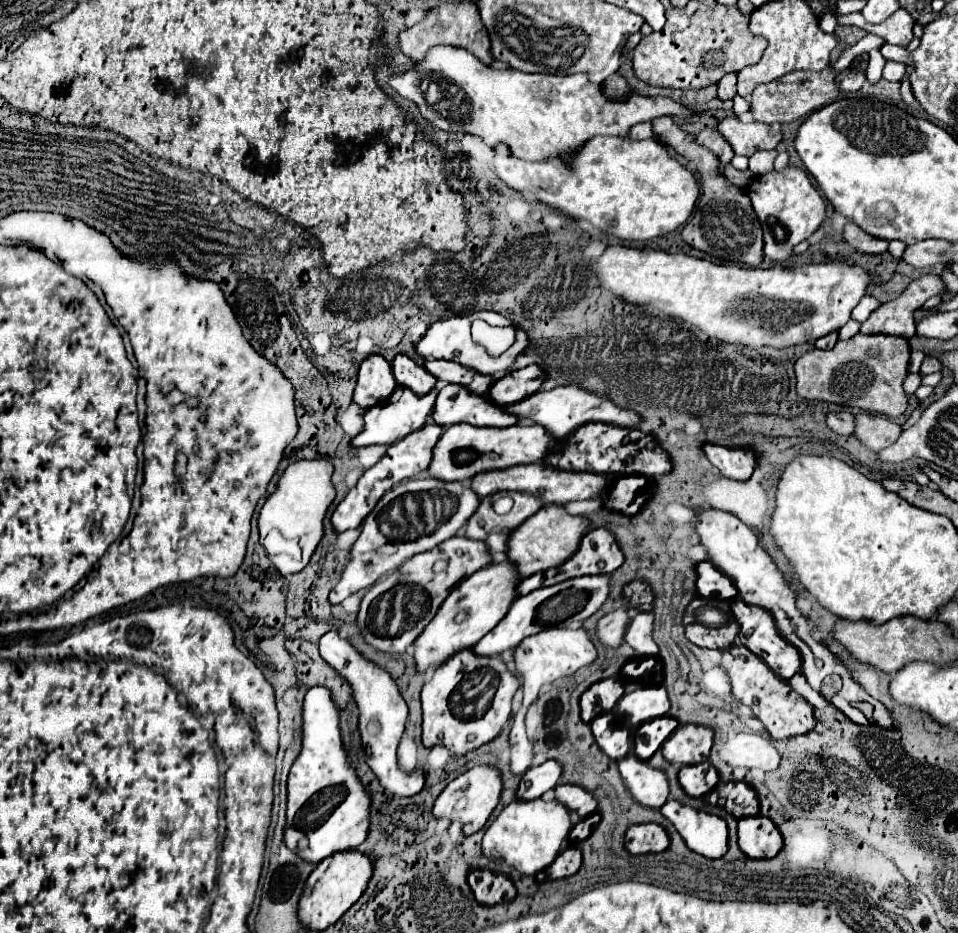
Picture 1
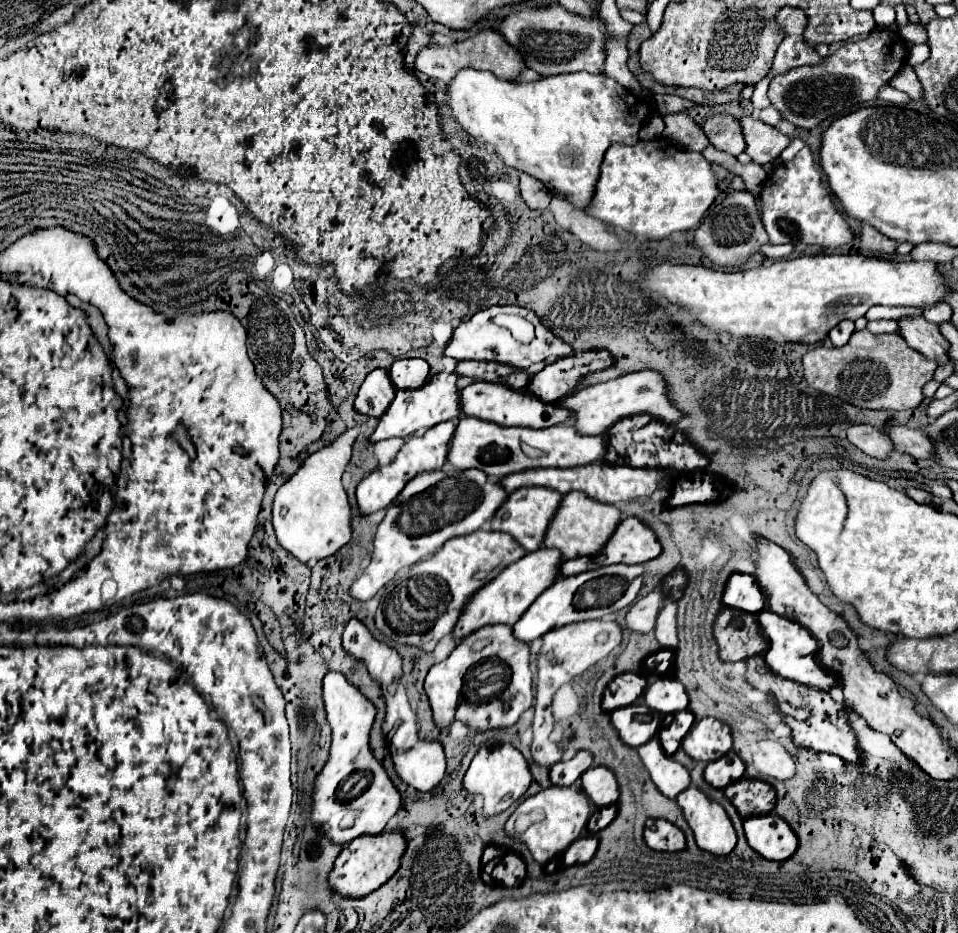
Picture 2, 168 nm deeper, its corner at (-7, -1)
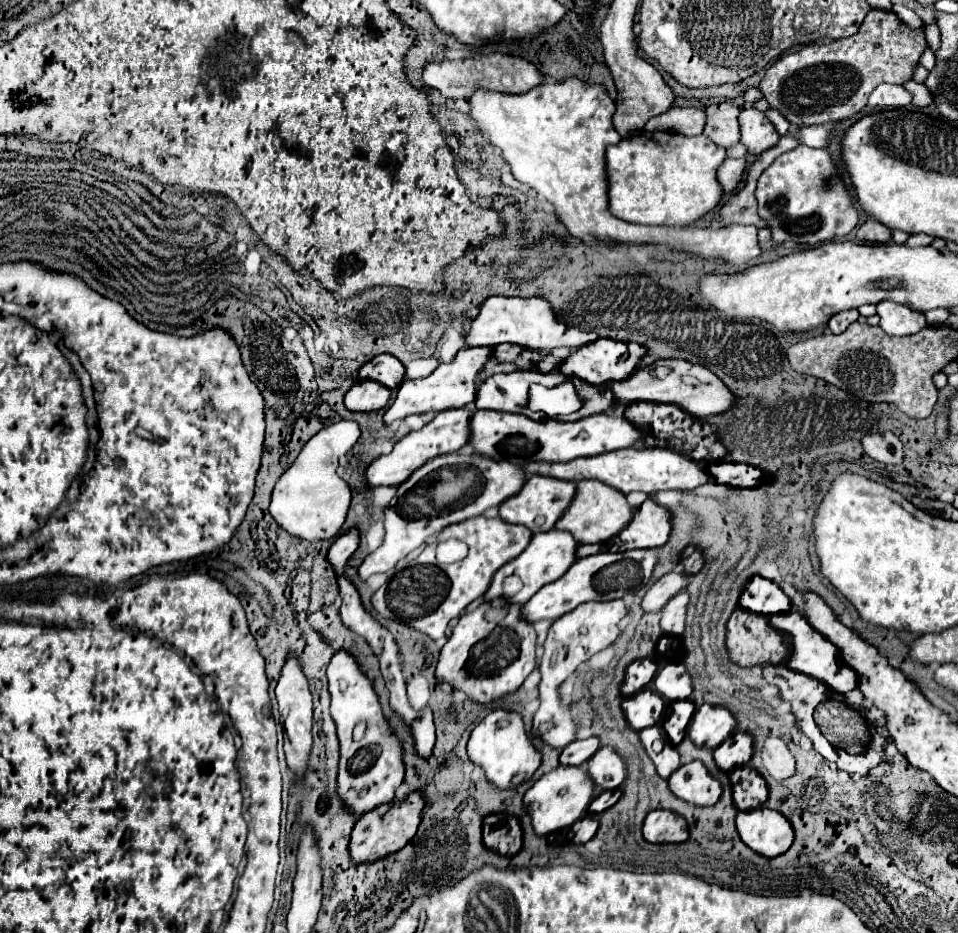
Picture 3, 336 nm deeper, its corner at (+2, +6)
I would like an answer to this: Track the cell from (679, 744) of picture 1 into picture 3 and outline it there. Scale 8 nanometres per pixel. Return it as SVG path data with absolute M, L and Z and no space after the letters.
M702 705L696 709L688 725L688 737L698 747L714 749L732 735L734 725L736 725L734 717L724 707Z

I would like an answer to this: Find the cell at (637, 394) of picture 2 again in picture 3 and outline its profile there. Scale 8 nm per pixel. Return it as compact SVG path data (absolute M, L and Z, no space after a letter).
M668 359L666 367L670 369L666 379L652 379L650 367L638 367L624 381L610 381L608 387L614 395L614 405L610 411L618 411L632 401L652 401L652 403L672 403L672 405L678 405L682 411L690 413L692 417L704 417L704 415L722 413L734 403L734 397L728 391L728 387L716 375L712 375L706 367L692 365L682 359Z

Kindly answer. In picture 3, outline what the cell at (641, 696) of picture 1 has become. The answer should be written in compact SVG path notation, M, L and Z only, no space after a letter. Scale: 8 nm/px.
M668 663L658 669L652 687L668 701L678 701L678 699L688 699L692 693L692 683L690 675L686 673L682 663Z

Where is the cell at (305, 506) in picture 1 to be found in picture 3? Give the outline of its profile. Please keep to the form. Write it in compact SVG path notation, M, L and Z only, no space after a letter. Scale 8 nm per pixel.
M338 421L318 431L302 447L292 467L278 479L270 501L270 515L286 533L302 541L334 539L340 533L350 507L350 487L336 475L336 467L338 459L352 449L358 437L358 423Z

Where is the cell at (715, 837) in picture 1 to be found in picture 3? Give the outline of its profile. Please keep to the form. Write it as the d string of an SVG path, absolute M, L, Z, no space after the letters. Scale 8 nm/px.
M700 761L676 769L668 779L668 787L678 799L690 805L714 805L722 793L720 783L704 769L704 765L700 765Z

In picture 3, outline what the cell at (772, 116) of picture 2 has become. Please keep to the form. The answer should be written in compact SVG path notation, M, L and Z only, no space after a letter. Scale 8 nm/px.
M768 109L768 111L766 111L766 117L774 123L774 127L776 127L776 131L778 131L780 135L786 135L790 123L788 123L788 121L786 121L786 119L776 111L776 109Z

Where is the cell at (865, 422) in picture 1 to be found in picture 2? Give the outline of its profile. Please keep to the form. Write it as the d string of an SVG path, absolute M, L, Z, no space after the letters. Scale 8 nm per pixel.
M889 428L883 430L889 434L889 438L895 442L895 446L907 448L905 452L913 458L923 458L929 460L935 456L935 444L929 440L929 434L925 430L911 430L911 428Z

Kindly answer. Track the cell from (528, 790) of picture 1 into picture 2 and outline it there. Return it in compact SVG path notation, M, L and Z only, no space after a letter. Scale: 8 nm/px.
M581 750L581 752L577 752L577 756L573 760L557 762L551 768L551 780L555 786L571 786L575 780L581 778L581 774L585 770L589 770L591 764L593 764L593 754L587 750Z

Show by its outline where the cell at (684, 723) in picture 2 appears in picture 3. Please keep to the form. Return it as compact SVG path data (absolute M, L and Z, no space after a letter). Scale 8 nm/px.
M674 701L674 703L668 703L666 705L670 709L670 713L666 717L662 717L662 729L666 731L668 739L672 737L680 737L680 739L672 739L676 743L680 743L686 735L686 725L696 709L696 705L692 701Z

